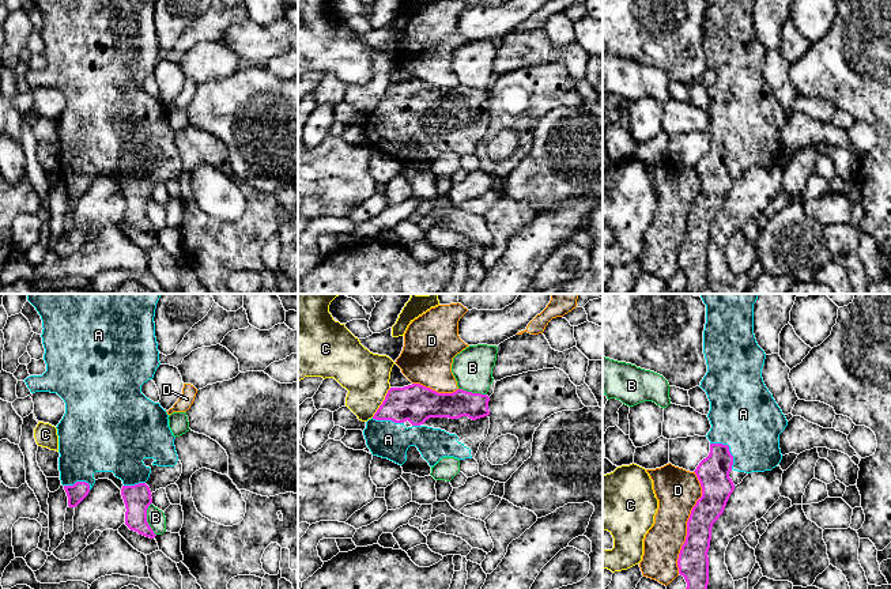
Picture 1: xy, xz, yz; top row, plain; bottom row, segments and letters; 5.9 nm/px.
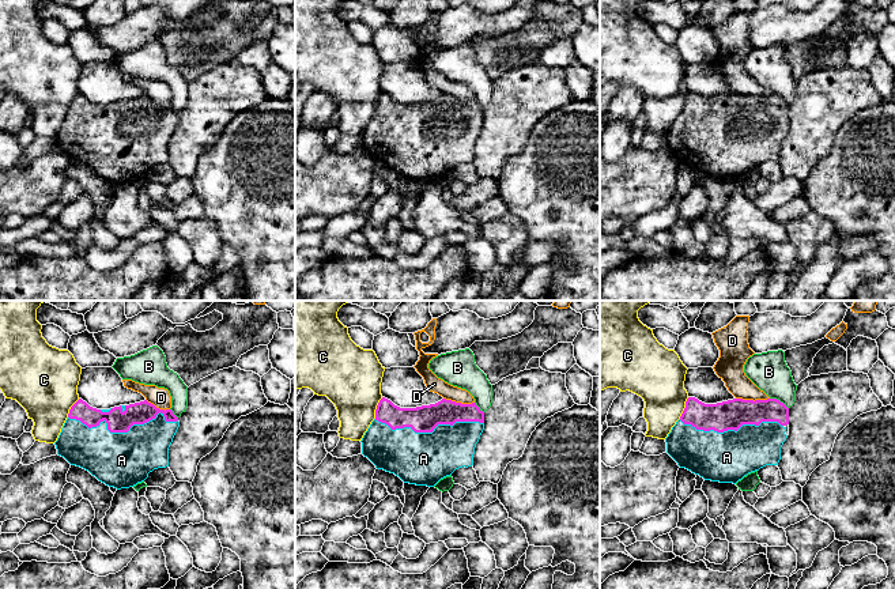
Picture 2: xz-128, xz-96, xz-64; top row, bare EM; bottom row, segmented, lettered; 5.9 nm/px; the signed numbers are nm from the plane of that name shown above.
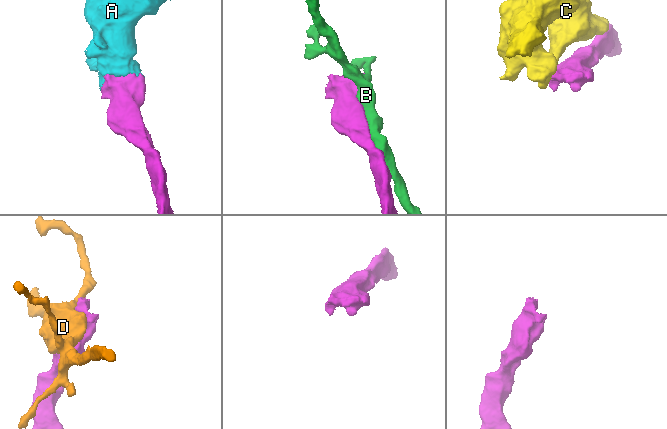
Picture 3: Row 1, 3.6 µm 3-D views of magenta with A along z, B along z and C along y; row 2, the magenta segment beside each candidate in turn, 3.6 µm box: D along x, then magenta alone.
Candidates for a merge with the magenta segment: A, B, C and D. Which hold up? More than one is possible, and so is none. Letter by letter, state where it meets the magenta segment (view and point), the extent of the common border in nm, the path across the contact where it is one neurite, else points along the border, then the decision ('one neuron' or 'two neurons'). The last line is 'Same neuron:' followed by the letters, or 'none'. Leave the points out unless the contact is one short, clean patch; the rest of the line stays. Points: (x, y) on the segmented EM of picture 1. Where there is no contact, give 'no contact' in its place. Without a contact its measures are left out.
A: meets magenta in yz at (728, 449); contact 200 nm long; one neuron
B: meets magenta in xy at (146, 518); contact 200 nm long; two neurons
C: meets magenta in xz at (382, 403); contact 200 nm long; two neurons
D: meets magenta in yz at (687, 523); contact 600 nm long; two neurons
Same neuron: A

